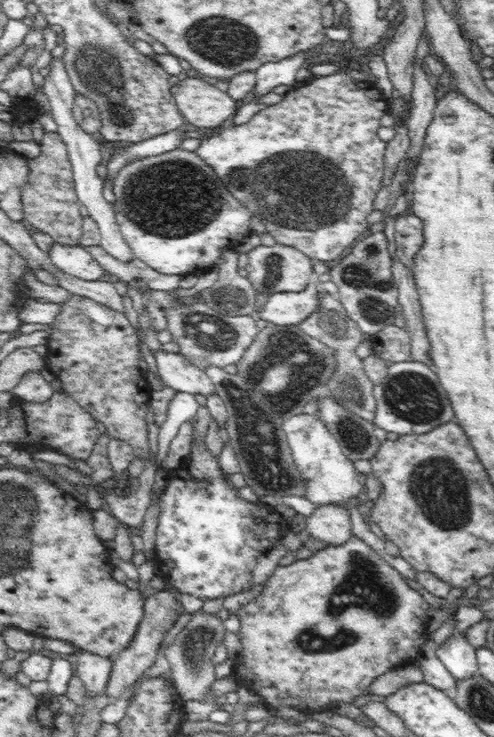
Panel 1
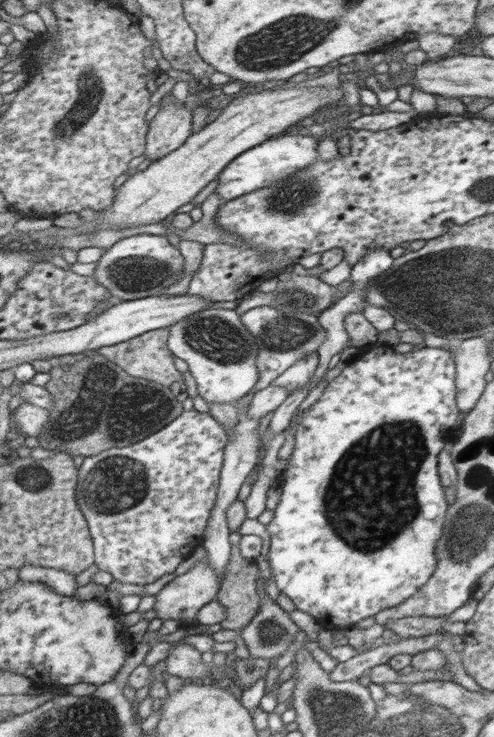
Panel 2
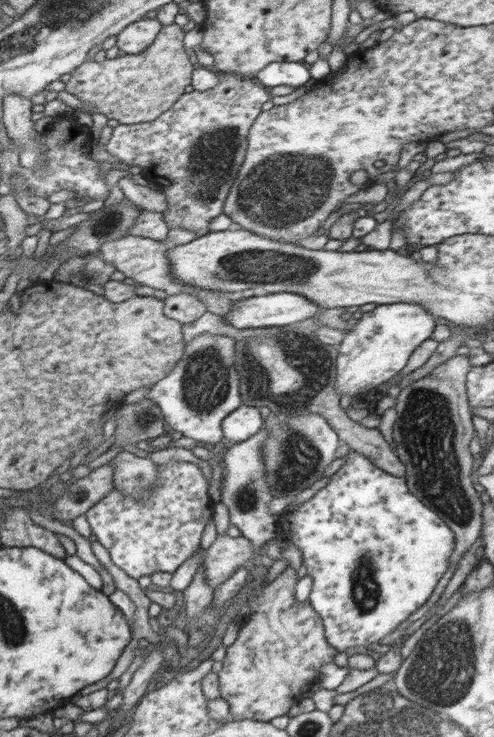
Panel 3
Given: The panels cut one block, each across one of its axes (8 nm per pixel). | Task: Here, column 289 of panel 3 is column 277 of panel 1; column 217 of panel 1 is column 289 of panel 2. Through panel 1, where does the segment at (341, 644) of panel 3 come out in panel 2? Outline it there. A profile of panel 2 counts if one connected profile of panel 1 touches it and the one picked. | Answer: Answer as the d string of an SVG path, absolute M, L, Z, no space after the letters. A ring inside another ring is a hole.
M383 344L363 349L326 386L318 401L303 412L302 421L295 431L295 445L288 459L288 467L280 472L278 478L277 486L282 489L280 502L274 509L272 521L266 525L266 530L270 534L269 567L273 570L274 582L282 594L292 599L298 610L307 612L317 620L327 619L327 630L331 630L332 626L336 626L338 630L346 630L349 626L357 625L362 618L375 616L380 610L403 603L428 582L438 565L436 541L444 534L449 507L445 498L445 487L438 476L438 456L446 442L454 443L462 434L462 430L458 429L460 414L457 407L455 361L452 353L445 349L425 347L401 354L394 350L394 346Z

